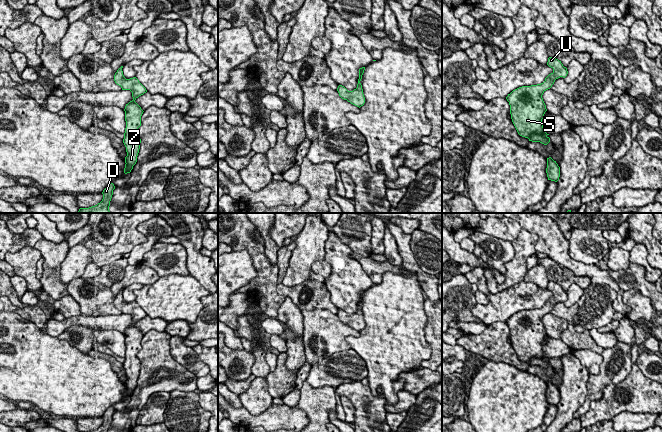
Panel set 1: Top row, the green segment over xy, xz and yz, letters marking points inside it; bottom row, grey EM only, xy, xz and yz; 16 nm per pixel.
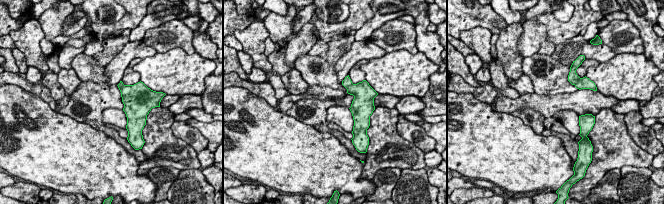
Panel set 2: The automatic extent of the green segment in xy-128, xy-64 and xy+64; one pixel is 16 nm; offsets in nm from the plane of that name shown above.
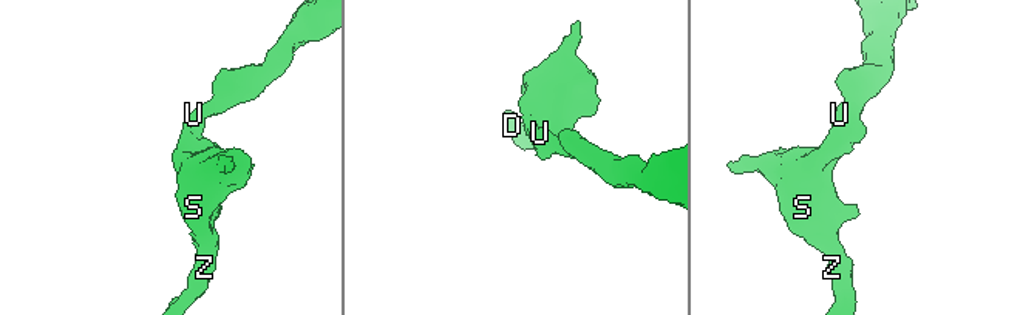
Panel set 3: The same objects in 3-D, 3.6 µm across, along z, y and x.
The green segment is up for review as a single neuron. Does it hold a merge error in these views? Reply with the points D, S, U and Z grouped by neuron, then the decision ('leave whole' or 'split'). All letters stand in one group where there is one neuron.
D S U Z; leave whole

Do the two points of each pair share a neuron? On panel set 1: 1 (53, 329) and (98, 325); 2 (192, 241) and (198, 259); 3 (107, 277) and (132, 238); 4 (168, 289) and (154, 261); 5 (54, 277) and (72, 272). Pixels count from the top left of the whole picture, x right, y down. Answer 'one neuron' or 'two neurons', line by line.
1: one neuron
2: one neuron
3: two neurons
4: two neurons
5: two neurons

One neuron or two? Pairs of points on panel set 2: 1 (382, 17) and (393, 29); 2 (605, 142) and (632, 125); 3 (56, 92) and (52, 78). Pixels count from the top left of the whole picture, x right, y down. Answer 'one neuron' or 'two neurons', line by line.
1: two neurons
2: two neurons
3: one neuron

